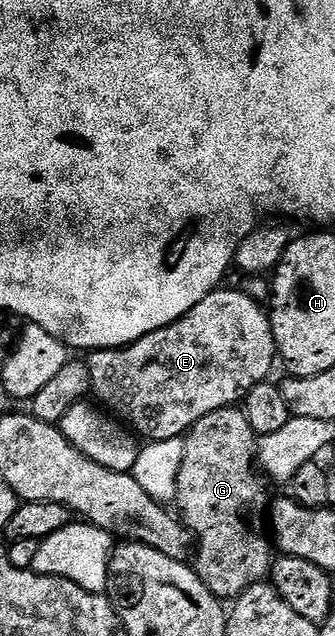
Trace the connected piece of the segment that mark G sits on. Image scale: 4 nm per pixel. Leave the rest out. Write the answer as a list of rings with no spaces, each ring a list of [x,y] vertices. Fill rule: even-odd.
[[[241,407],[220,409],[211,415],[203,415],[203,419],[199,419],[199,423],[195,423],[184,438],[183,467],[179,467],[175,505],[181,508],[180,520],[185,522],[195,538],[195,568],[199,579],[203,579],[216,597],[236,599],[251,586],[262,584],[272,574],[275,560],[275,549],[270,538],[260,537],[245,522],[245,512],[265,497],[266,482],[255,464],[258,438]]]

